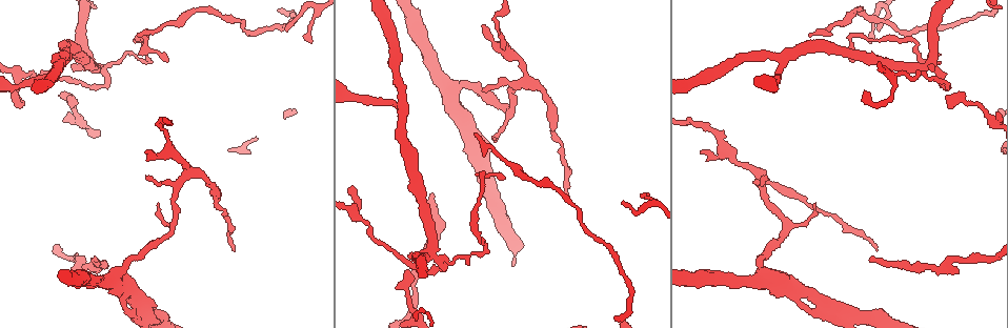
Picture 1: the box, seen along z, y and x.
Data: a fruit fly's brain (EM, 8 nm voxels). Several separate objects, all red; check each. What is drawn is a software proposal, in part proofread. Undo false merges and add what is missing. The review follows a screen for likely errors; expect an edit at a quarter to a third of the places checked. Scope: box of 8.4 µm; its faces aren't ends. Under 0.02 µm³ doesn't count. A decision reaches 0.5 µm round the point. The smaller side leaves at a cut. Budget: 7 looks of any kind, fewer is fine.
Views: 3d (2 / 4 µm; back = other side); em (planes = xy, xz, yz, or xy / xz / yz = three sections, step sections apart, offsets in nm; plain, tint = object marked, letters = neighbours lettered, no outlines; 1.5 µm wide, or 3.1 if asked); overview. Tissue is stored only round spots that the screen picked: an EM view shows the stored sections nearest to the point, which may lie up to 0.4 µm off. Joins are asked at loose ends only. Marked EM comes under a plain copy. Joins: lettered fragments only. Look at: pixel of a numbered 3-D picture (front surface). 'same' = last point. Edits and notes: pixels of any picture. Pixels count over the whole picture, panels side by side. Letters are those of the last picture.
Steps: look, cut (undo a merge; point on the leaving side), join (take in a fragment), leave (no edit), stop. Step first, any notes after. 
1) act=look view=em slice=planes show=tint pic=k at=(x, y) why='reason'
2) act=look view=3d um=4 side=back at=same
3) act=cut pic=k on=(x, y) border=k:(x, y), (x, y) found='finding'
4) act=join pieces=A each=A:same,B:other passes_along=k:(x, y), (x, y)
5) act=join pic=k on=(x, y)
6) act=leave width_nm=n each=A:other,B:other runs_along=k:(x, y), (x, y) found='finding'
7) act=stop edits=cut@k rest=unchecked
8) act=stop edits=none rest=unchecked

act=look view=em slice=xz step=4 show=tint pic=1 at=(783, 61)

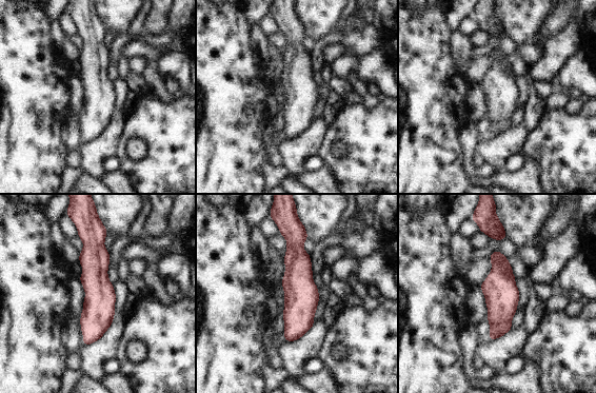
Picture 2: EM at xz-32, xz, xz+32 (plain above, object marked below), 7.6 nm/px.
act=look view=em slice=planes show=letters at=same why='another direction'

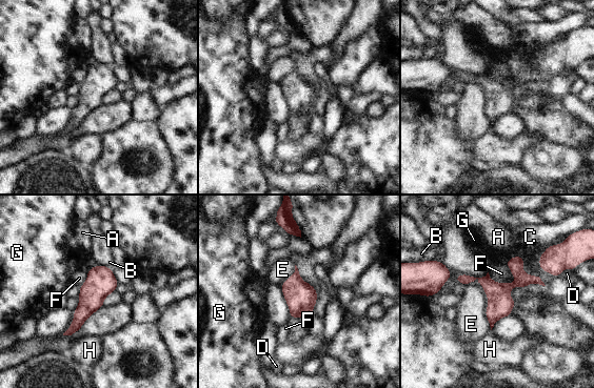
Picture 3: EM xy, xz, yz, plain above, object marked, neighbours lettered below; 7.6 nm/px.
act=leave longest_contact=E:420nm each=A:other,B:other,C:other,D:other,E:other,F:other,G:other,H:other border=3:(476, 278), (487, 297), (491, 329) found='one neuron here'

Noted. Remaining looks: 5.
act=look view=3d um=4 pic=1 at=(483, 88) why='thin end'

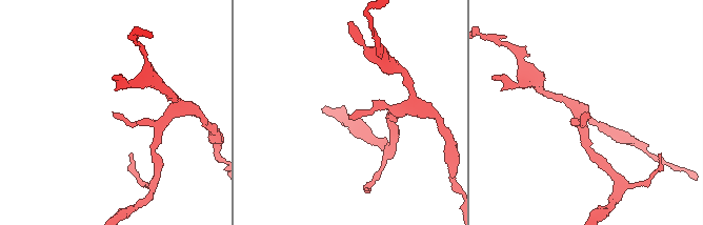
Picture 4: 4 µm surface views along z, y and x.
act=look view=em slice=planes show=letters pic=4 at=(351, 118)

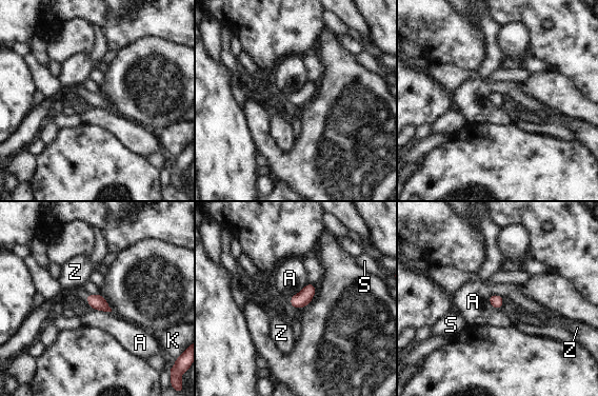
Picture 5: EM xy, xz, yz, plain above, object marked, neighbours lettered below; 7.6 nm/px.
act=leave each=A:other,K:other,S:other,Z:other border=5:(490, 295), (489, 302), (499, 310) found='no lettered fragment goes on from it'

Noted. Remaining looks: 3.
act=look view=3d um=2 pic=1 at=(875, 249)

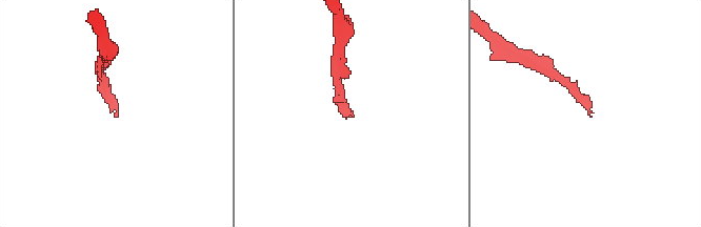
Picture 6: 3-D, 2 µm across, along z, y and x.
act=look view=em slice=planes show=letters pic=6 at=(349, 114)

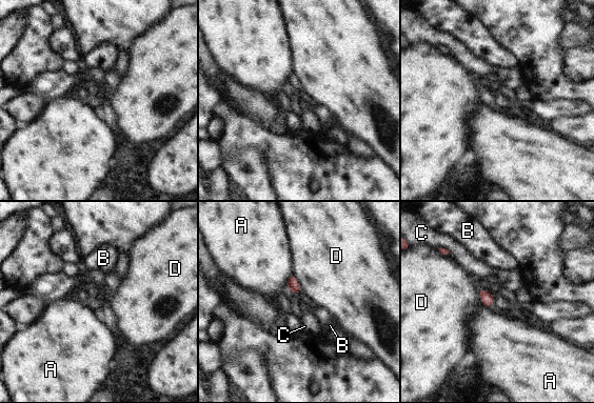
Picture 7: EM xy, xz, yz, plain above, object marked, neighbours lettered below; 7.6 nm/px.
act=leave longest_contact=D:160nm each=A:other,B:other,C:other,D:other border=7:(293, 274), (301, 291) found='none of them fits'

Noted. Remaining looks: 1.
act=stop edits=none rest=unchecked

